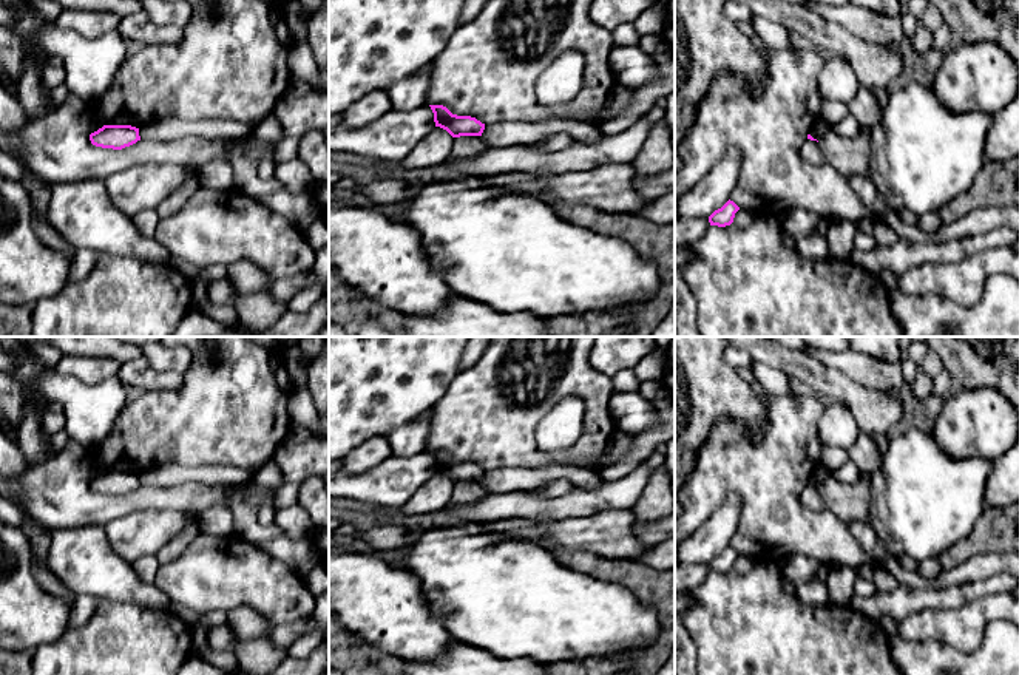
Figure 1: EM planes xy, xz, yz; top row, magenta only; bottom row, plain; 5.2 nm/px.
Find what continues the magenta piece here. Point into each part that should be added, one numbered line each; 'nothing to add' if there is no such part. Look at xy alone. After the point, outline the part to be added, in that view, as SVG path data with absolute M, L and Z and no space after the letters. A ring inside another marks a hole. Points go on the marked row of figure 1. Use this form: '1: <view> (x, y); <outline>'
nothing to add

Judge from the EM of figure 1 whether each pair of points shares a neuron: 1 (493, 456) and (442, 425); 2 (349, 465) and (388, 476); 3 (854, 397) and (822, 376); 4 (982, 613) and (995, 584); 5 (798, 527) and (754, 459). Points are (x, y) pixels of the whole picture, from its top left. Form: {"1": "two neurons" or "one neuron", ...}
{"1": "one neuron", "2": "two neurons", "3": "one neuron", "4": "two neurons", "5": "one neuron"}

